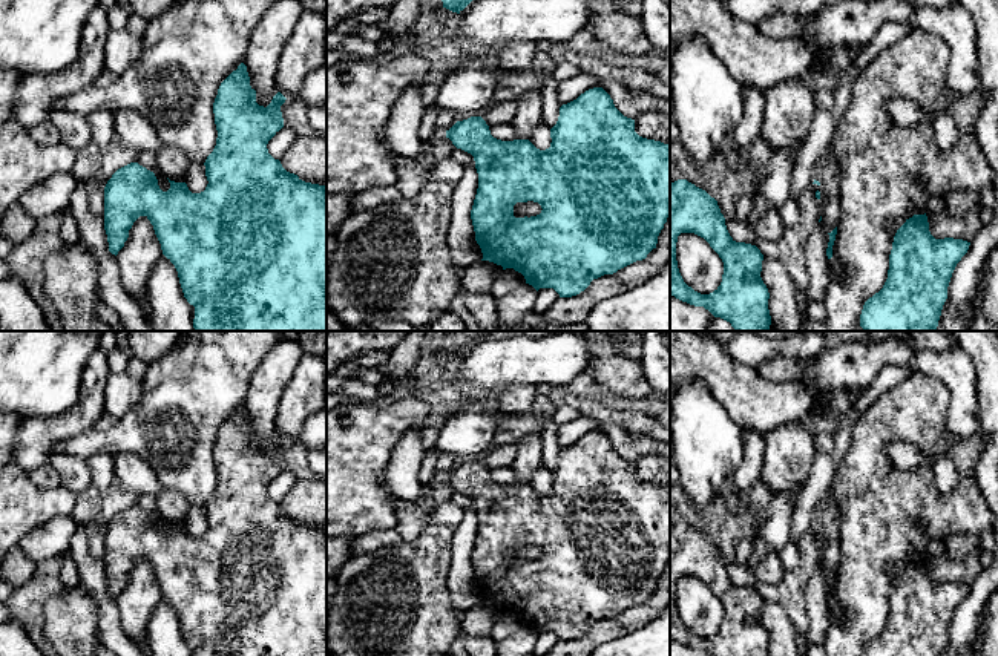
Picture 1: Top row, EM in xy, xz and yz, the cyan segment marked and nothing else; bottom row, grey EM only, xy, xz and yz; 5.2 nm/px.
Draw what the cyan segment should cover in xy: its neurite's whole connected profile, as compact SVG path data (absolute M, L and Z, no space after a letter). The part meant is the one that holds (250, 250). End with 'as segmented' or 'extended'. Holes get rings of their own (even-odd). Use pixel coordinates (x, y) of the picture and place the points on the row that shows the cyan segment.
M241 63L219 86L213 103L215 124L218 130L216 146L207 156L207 187L201 193L192 193L185 182L170 181L170 189L163 192L153 172L130 162L118 169L104 187L104 230L109 251L118 254L129 238L129 230L140 216L146 216L153 225L161 244L163 254L175 265L184 297L195 307L195 331L327 331L327 185L302 181L297 175L287 172L279 159L274 159L267 149L268 141L284 127L281 106L285 97L277 92L271 103L264 107L256 103L256 90L250 86L247 66Z; as segmented

